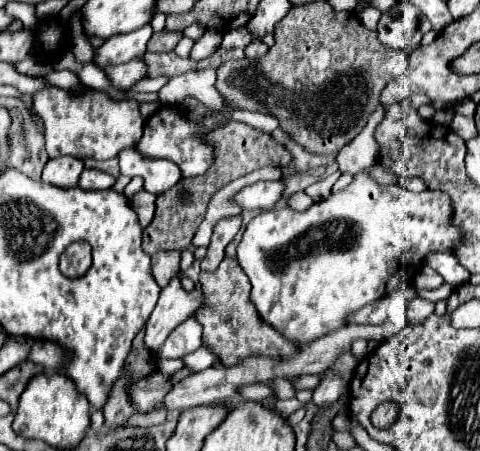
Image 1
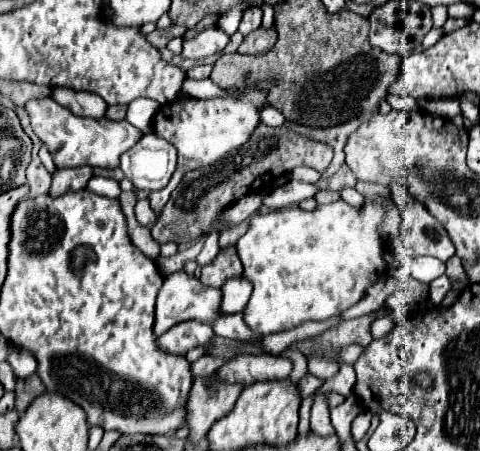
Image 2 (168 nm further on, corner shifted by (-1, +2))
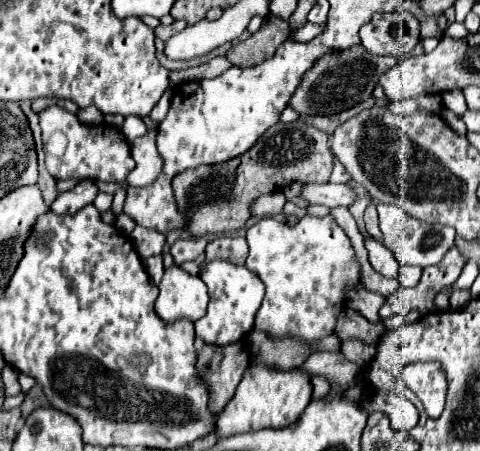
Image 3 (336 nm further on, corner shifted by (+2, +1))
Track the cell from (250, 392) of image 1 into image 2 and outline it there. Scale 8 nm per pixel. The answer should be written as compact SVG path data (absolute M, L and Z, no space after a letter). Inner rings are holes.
M289 349L285 350L280 355L291 359L293 362L293 370L288 377L288 380L293 383L298 383L299 380L308 373L306 357L301 352Z

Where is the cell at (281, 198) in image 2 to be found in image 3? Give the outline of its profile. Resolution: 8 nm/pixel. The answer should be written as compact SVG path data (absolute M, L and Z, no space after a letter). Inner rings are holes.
M306 185L304 199L308 199L312 205L326 205L330 209L334 207L350 207L356 201L356 191L348 185Z

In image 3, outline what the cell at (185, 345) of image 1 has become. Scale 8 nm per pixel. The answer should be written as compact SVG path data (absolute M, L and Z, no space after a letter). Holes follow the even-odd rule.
M224 259L204 263L204 267L200 269L200 277L208 287L210 303L208 313L200 321L196 321L196 335L214 345L228 345L244 339L254 327L254 317L264 297L264 283L260 281L260 277L248 267L240 267ZM228 293L236 293L236 299L232 299Z

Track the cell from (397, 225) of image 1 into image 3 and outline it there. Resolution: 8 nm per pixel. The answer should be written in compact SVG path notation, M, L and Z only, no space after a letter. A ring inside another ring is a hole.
M306 215L298 221L296 227L290 227L288 223L280 223L272 217L264 217L246 231L246 241L250 245L246 267L250 271L256 271L262 283L266 285L266 295L264 295L262 307L256 313L254 329L266 331L272 337L292 335L292 337L300 337L306 341L316 341L316 339L332 335L336 317L344 309L344 303L346 303L344 287L360 279L360 267L356 263L352 243L346 237L346 233L336 225L334 217L332 215L326 215L326 217Z

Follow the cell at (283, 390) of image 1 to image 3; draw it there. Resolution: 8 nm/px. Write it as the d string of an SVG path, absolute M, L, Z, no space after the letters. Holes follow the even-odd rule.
M322 375L312 377L312 387L314 387L312 397L324 397L324 395L330 393L330 381L326 377L322 377Z

